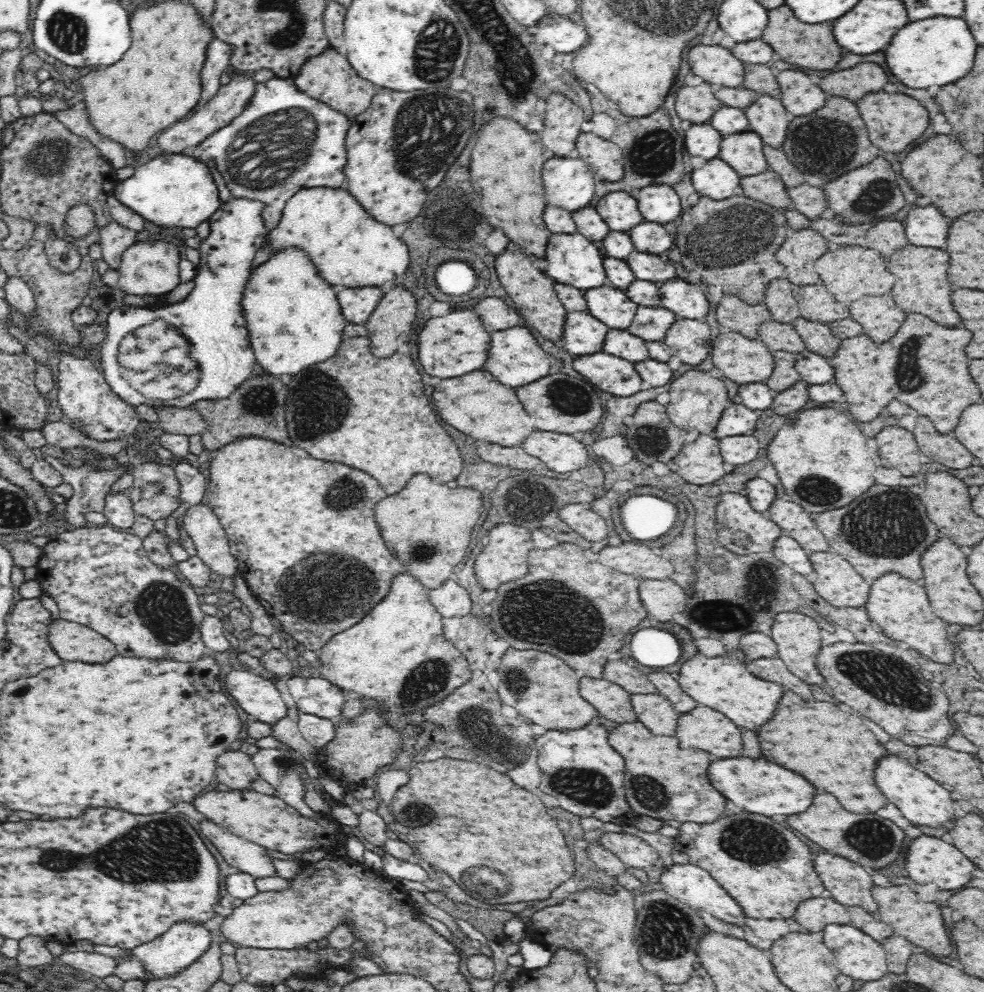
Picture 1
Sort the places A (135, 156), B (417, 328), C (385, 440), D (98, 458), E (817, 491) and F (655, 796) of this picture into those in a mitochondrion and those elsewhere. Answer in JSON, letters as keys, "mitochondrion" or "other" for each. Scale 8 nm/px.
{"A":"other","B":"other","C":"other","D":"other","E":"mitochondrion","F":"mitochondrion"}

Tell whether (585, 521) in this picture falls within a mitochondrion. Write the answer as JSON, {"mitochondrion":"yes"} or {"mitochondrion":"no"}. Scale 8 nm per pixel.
{"mitochondrion":"no"}

